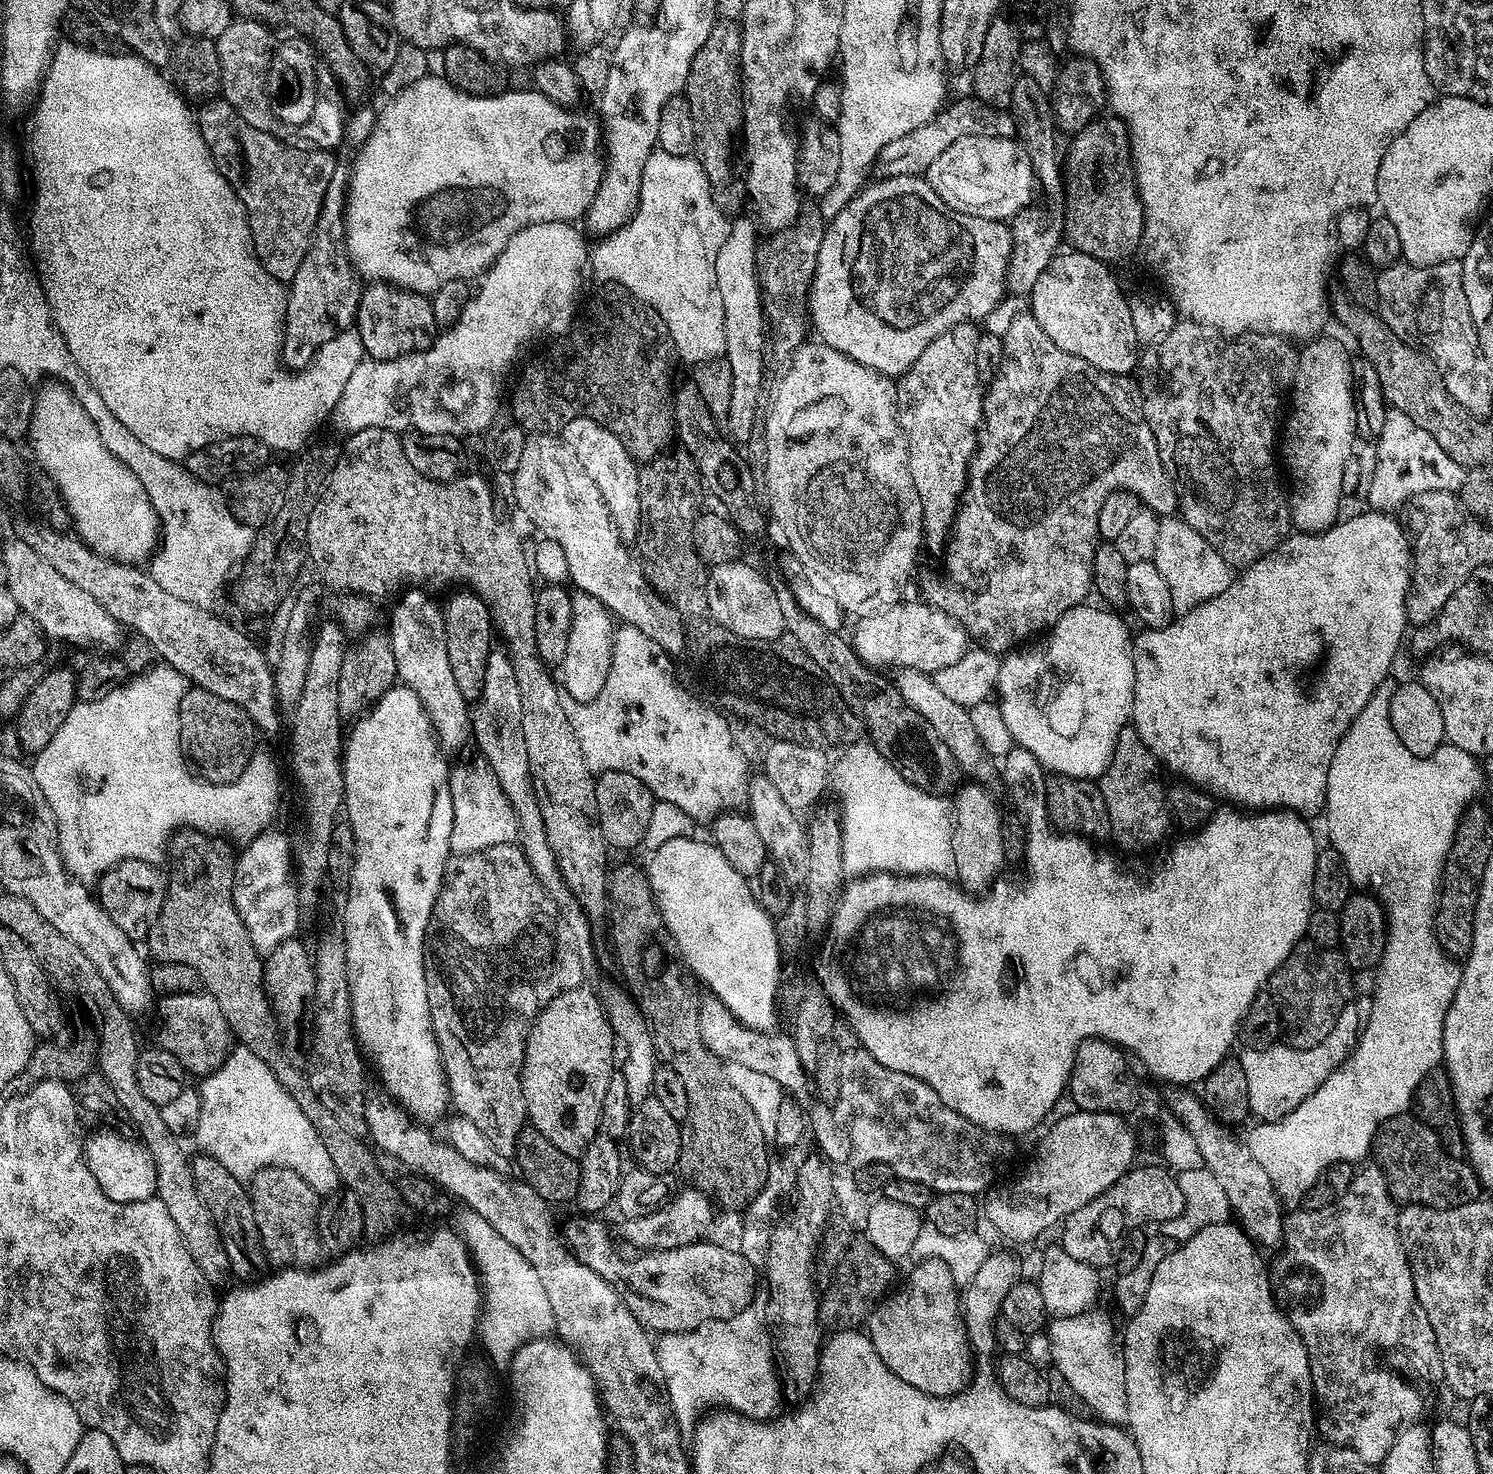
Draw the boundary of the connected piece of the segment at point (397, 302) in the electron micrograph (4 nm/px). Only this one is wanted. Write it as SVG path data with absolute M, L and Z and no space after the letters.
M379 282L361 291L354 330L362 338L364 351L371 359L397 360L399 356L425 351L433 343L437 328L432 301L427 295L406 292Z

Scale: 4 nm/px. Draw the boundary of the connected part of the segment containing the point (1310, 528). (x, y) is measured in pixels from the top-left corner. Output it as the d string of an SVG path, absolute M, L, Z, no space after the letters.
M1329 334L1313 338L1299 349L1296 362L1296 374L1292 377L1292 409L1287 409L1282 424L1282 435L1278 440L1278 456L1288 467L1288 476L1293 480L1290 488L1290 511L1293 525L1301 533L1319 534L1337 523L1340 512L1340 500L1344 496L1342 488L1343 462L1353 455L1352 443L1358 440L1356 430L1356 399L1352 396L1352 362L1348 348L1340 340Z

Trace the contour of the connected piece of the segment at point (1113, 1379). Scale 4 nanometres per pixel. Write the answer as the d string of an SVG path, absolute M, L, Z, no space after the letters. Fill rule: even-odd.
M1091 1308L1082 1314L1055 1317L1047 1327L1054 1364L1075 1394L1084 1400L1103 1423L1117 1426L1128 1421L1123 1345L1111 1318Z

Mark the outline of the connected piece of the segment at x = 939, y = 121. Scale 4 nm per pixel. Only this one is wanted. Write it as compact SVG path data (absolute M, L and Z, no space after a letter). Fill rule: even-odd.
M956 100L937 112L936 117L927 120L922 126L910 130L910 134L902 134L902 138L894 138L878 155L870 172L873 177L918 176L927 173L930 162L948 149L958 138L967 136L1007 136L1016 131L1016 121L1007 111L999 108L985 107L979 100Z

